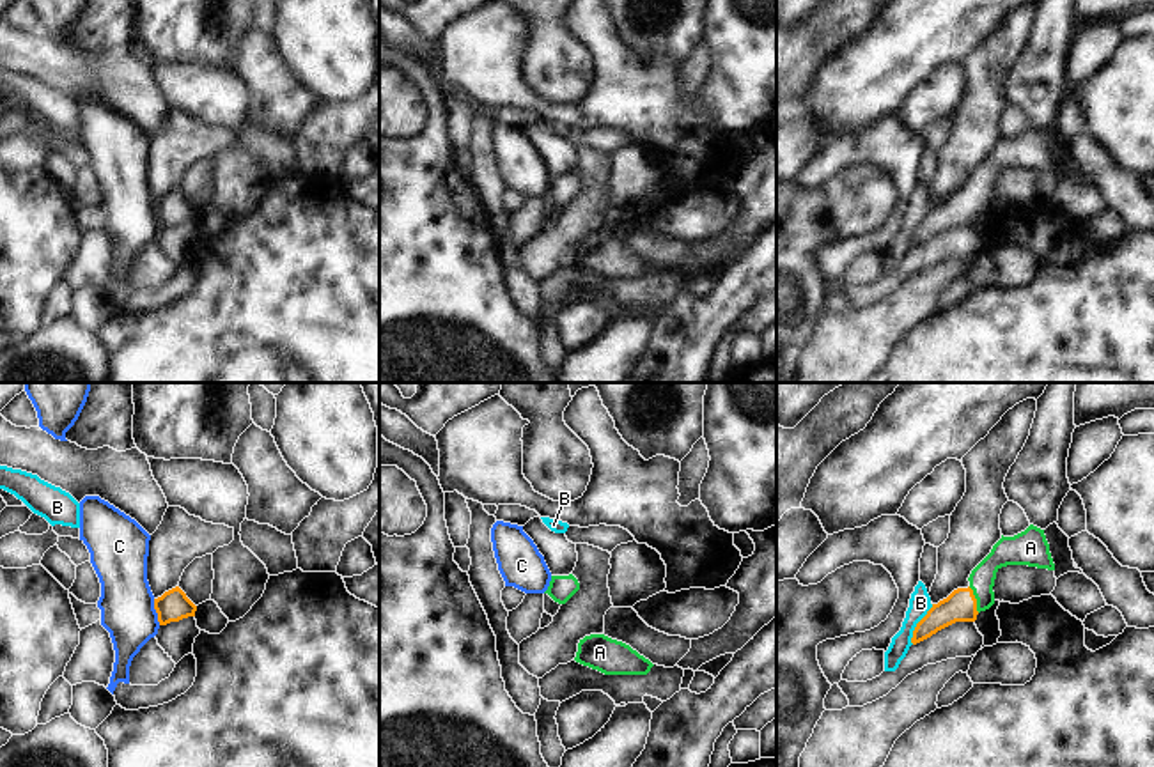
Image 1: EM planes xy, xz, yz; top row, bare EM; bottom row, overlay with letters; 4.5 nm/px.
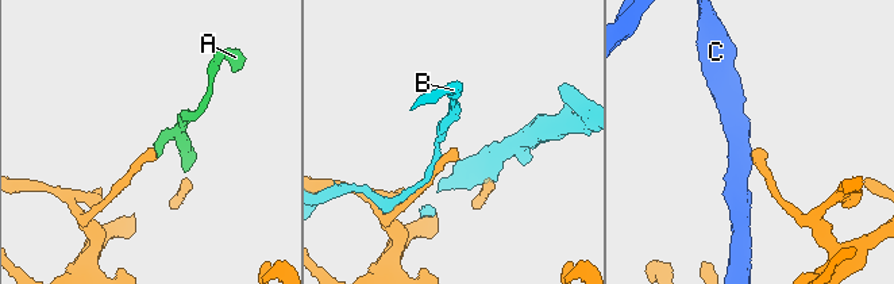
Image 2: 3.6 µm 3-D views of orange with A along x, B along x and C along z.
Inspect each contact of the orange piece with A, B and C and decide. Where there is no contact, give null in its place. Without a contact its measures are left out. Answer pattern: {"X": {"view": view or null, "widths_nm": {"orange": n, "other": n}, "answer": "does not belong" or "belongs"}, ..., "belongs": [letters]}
{"A": {"view": "yz", "widths_nm": {"orange": 140, "other": 120}, "answer": "belongs"}, "B": {"view": "yz", "widths_nm": {"orange": 140, "other": 100}, "answer": "does not belong"}, "C": {"view": "xy", "widths_nm": {"orange": 140, "other": 240}, "answer": "does not belong"}, "belongs": ["A"]}

